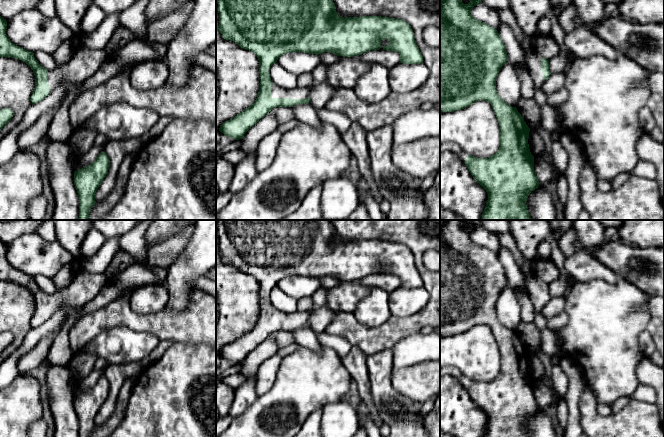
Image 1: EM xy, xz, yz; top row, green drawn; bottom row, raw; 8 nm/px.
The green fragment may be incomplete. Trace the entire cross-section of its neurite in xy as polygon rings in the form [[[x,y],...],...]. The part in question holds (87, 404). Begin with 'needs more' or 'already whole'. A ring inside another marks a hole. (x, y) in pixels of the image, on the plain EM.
already whole; [[[101,376],[89,390],[74,396],[74,409],[79,421],[79,437],[90,437],[95,429],[95,417],[110,391],[109,381]]]

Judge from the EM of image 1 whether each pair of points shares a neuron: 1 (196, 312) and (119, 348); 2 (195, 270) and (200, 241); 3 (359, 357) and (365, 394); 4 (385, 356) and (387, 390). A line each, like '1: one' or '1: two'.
1: two
2: one
3: one
4: one

